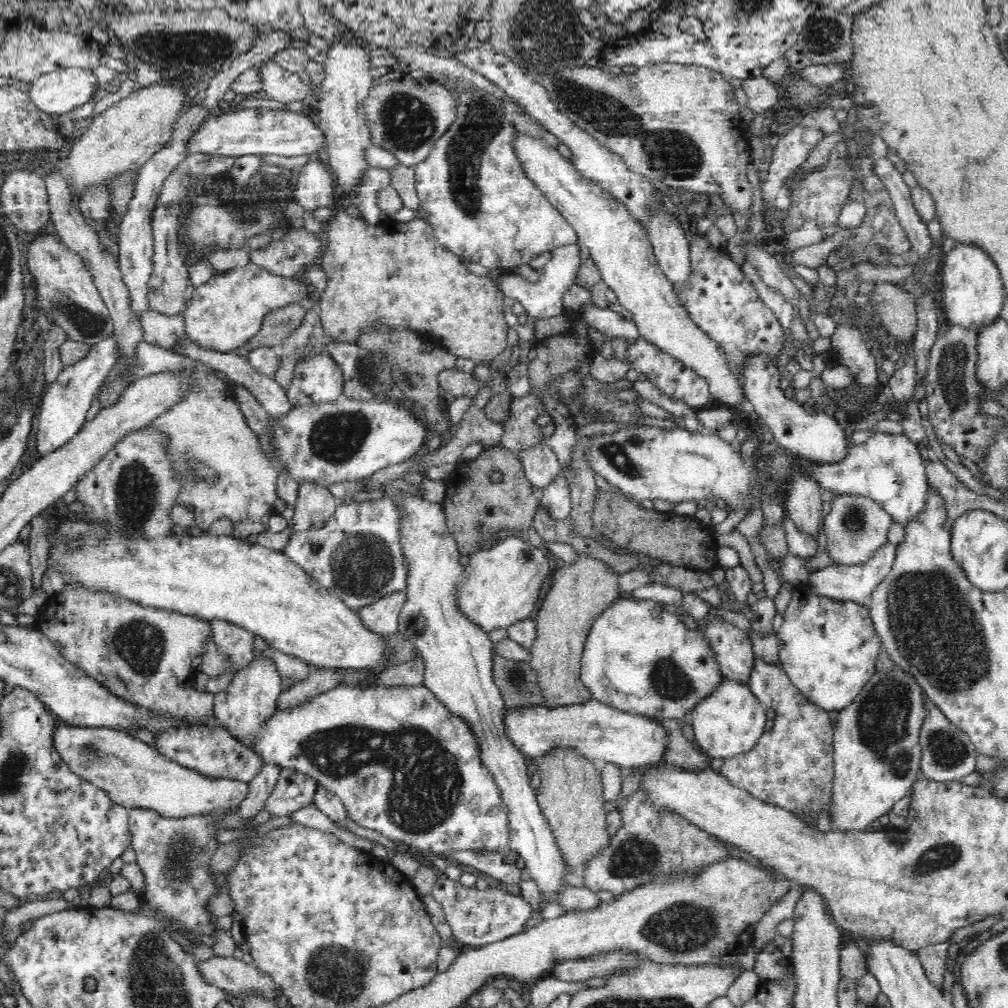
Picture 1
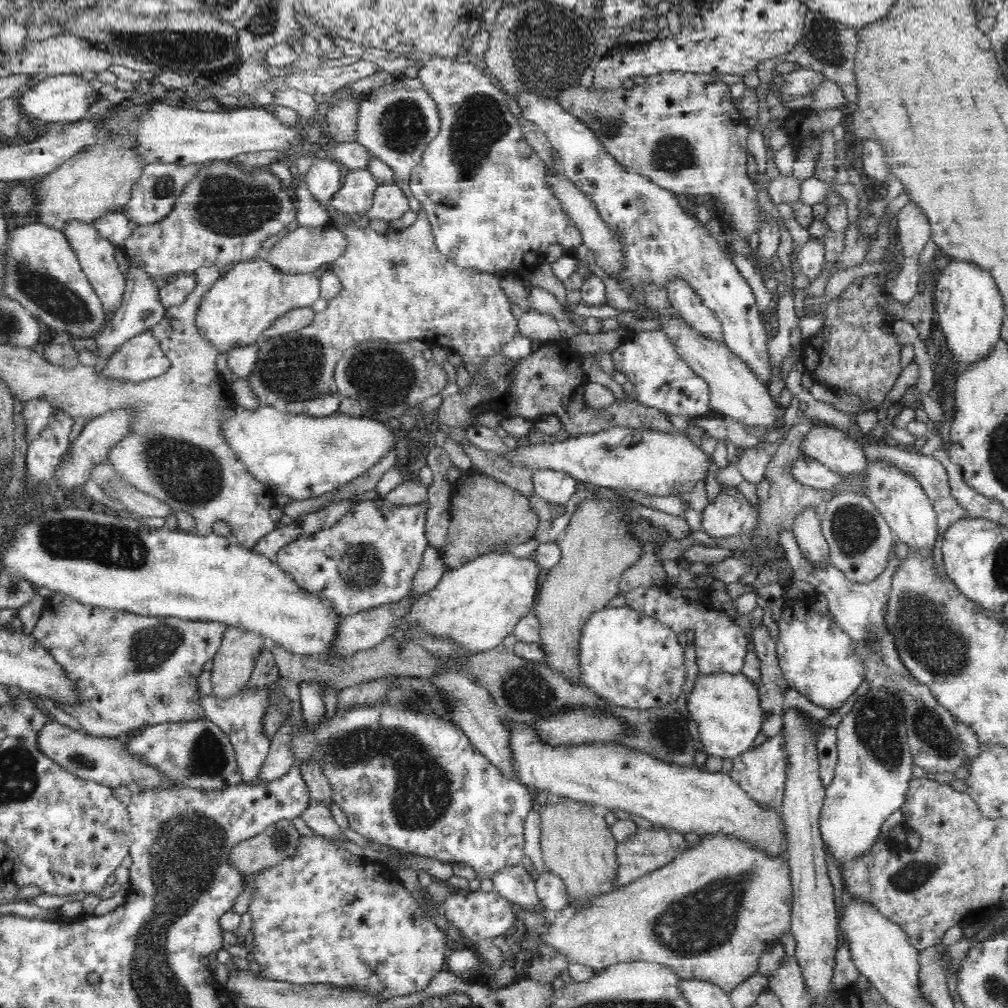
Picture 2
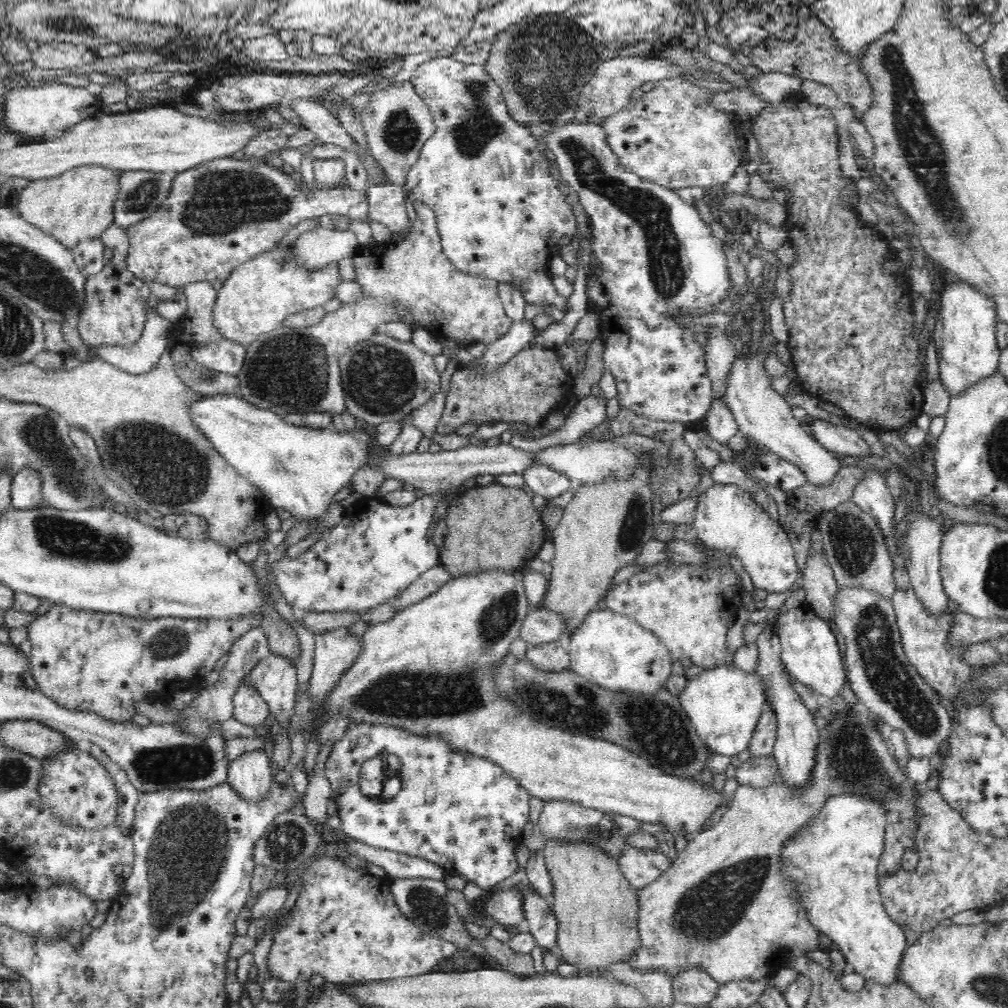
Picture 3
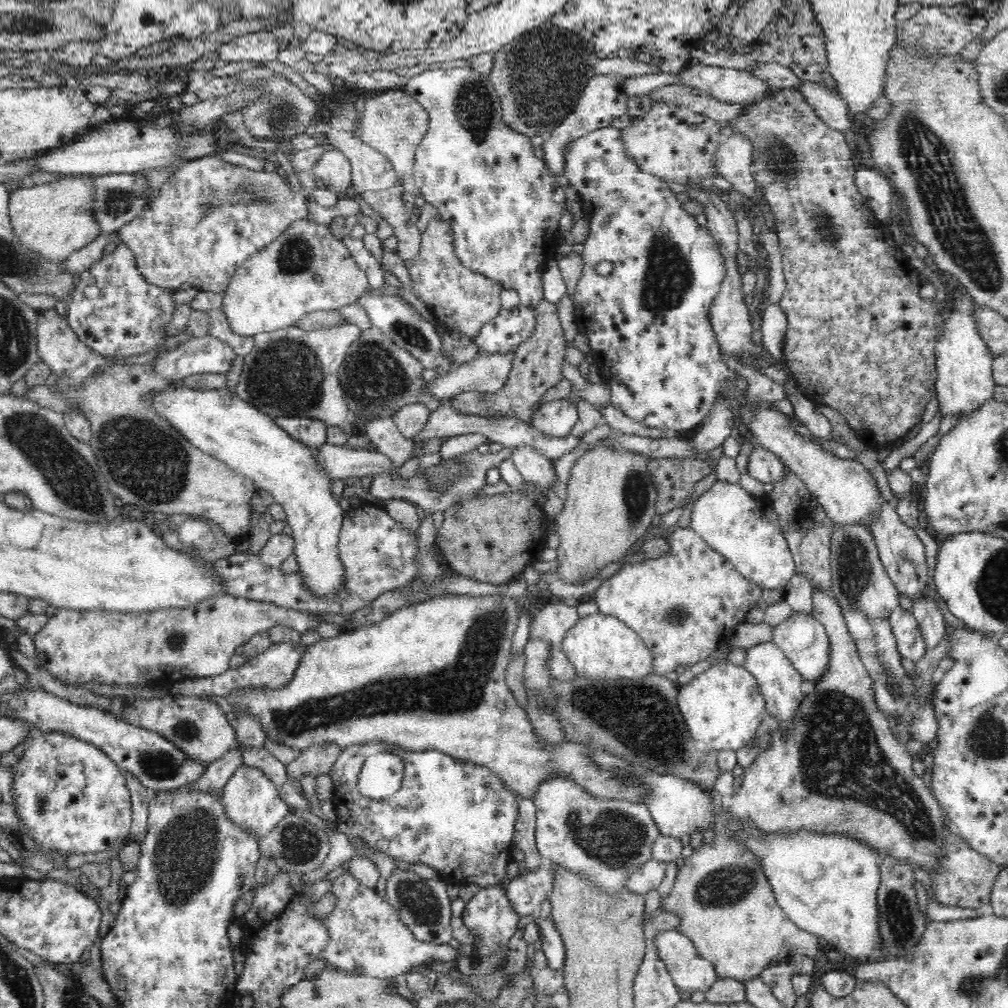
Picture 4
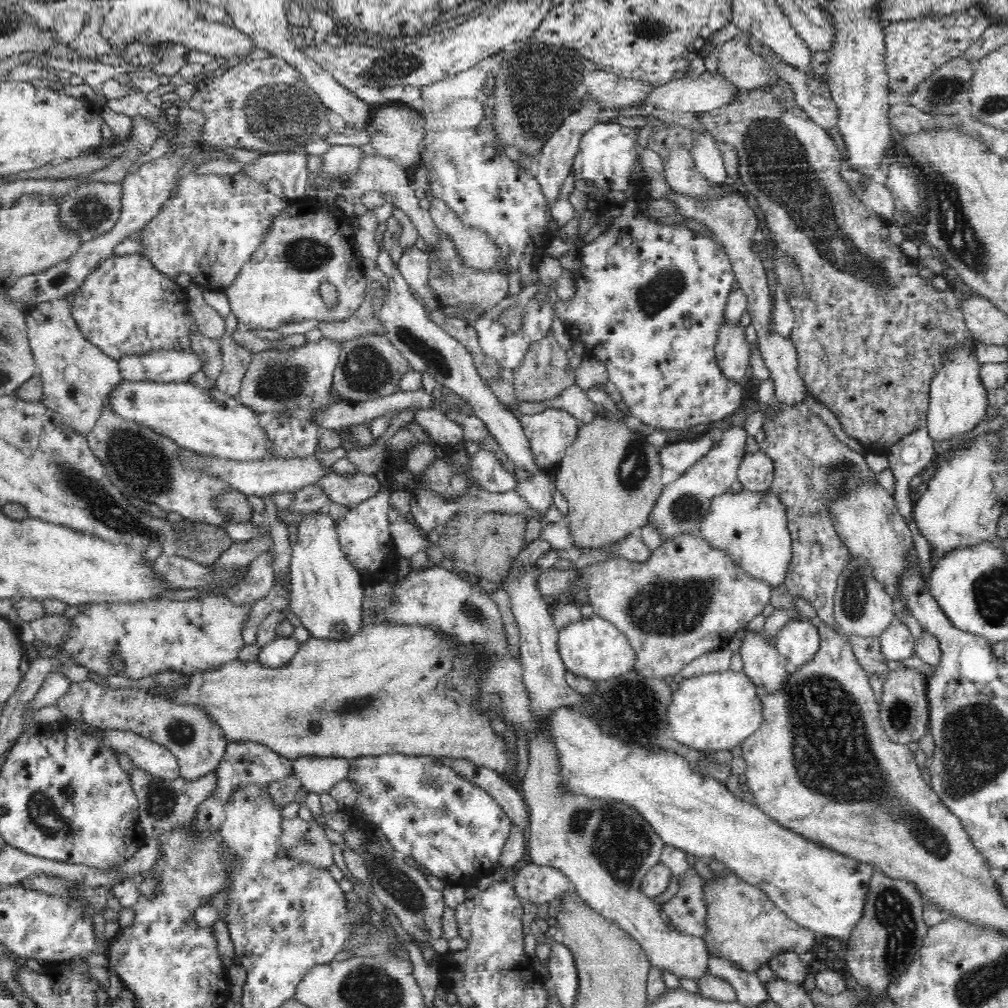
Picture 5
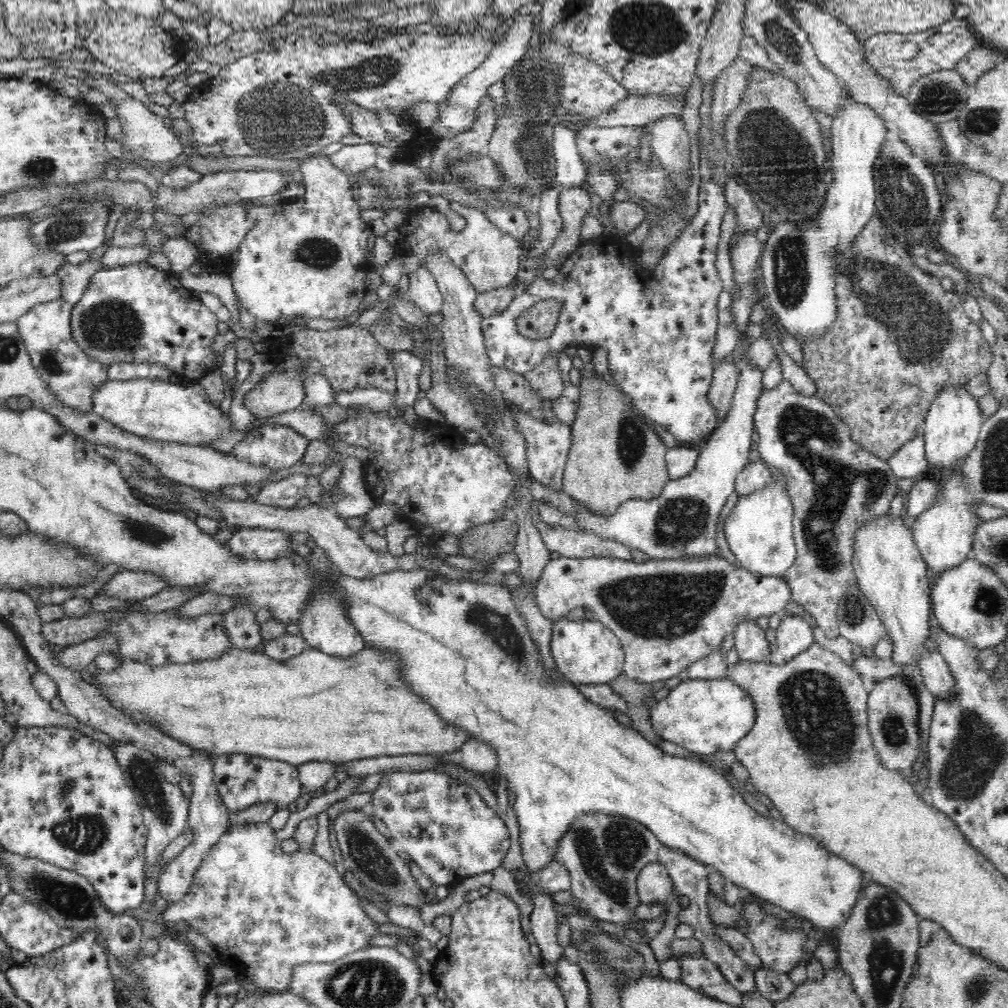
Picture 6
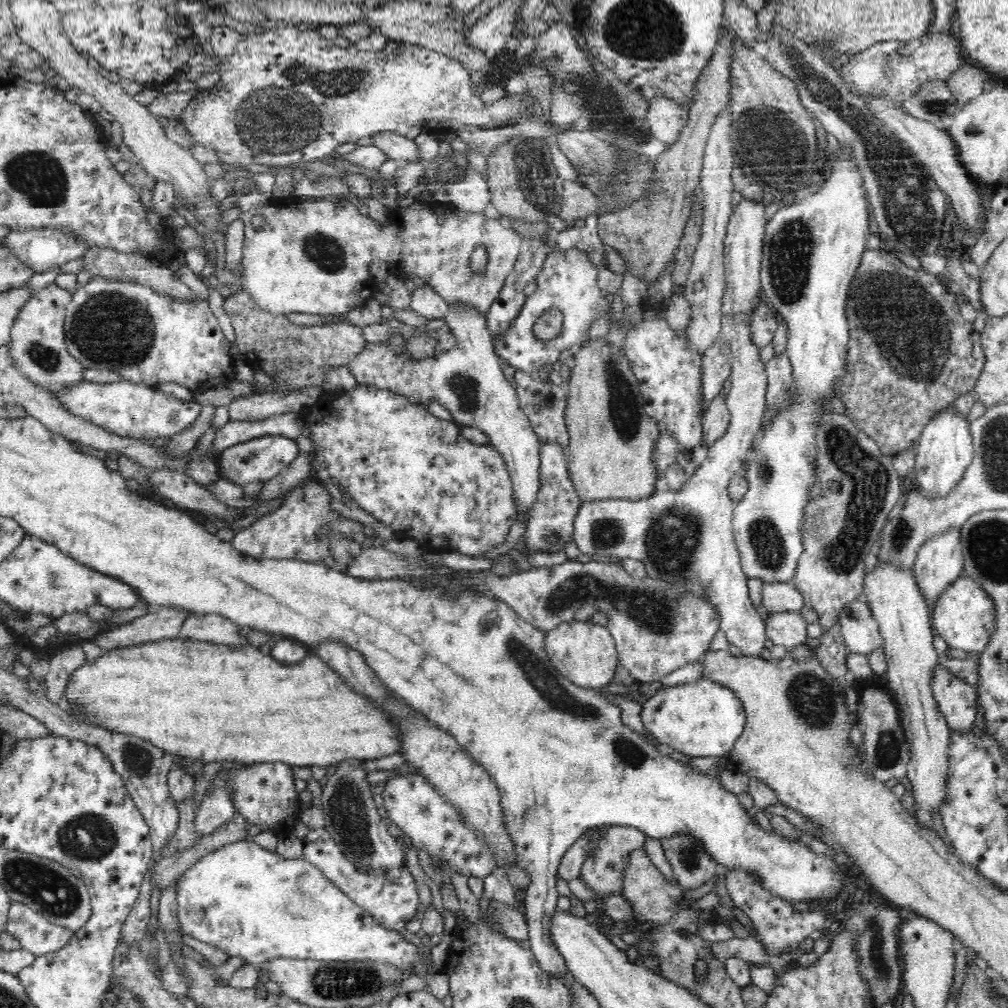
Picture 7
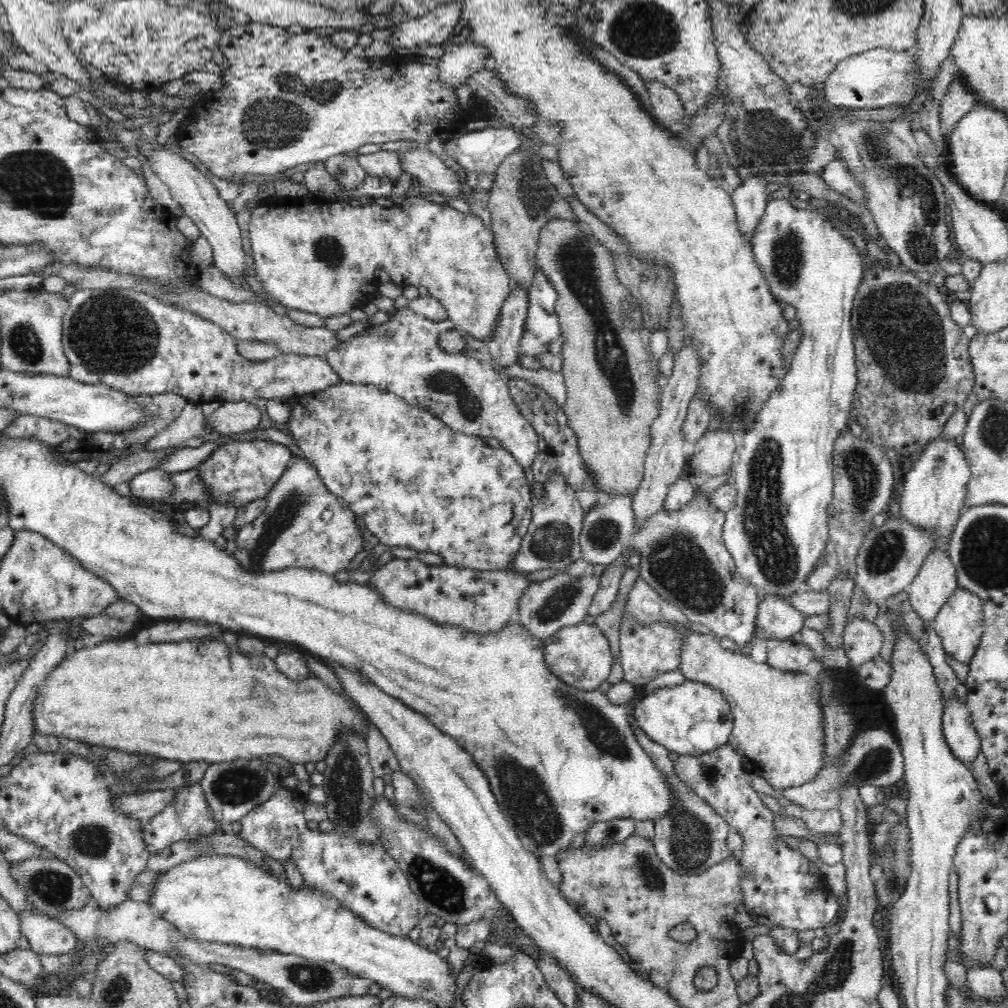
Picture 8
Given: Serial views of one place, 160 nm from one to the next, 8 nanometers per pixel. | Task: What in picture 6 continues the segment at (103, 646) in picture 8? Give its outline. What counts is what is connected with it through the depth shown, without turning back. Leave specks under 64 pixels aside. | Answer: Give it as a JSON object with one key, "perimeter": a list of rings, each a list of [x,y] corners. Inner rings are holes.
{"perimeter":[[[370,646],[350,656],[330,655],[320,649],[304,649],[301,653],[291,656],[288,660],[278,662],[266,656],[263,652],[252,652],[252,649],[234,648],[226,652],[222,658],[216,660],[202,660],[188,664],[166,664],[162,667],[147,666],[134,662],[129,658],[121,657],[120,663],[114,670],[106,672],[97,669],[93,675],[93,683],[97,684],[100,692],[106,692],[106,698],[112,706],[128,713],[136,721],[146,721],[150,725],[162,730],[162,732],[174,737],[174,739],[196,750],[206,749],[211,756],[216,758],[221,754],[244,753],[260,755],[267,759],[276,759],[298,766],[310,761],[348,762],[361,758],[374,758],[374,756],[402,756],[407,754],[452,754],[458,752],[472,735],[462,727],[448,723],[434,705],[424,700],[420,694],[410,690],[410,684],[404,680],[404,663],[398,651],[386,651],[386,649]]]}

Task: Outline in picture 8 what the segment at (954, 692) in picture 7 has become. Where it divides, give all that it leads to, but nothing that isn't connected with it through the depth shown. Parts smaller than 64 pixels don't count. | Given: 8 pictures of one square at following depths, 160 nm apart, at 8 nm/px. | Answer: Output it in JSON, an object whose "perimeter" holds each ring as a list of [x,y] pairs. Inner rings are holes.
{"perimeter":[[[944,697],[943,731],[954,755],[972,764],[981,750],[981,738],[973,723],[967,697]]]}

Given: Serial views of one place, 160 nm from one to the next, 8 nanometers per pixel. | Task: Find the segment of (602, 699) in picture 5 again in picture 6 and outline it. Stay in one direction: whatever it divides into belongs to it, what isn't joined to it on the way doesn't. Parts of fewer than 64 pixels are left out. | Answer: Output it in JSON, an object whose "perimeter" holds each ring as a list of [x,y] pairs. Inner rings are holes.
{"perimeter":[[[623,672],[608,685],[625,704],[628,718],[632,722],[630,727],[657,747],[660,742],[664,742],[662,736],[652,726],[652,720],[650,720],[650,712],[659,702],[654,698],[656,692],[654,692],[654,688],[650,686],[650,683],[632,680]]]}

